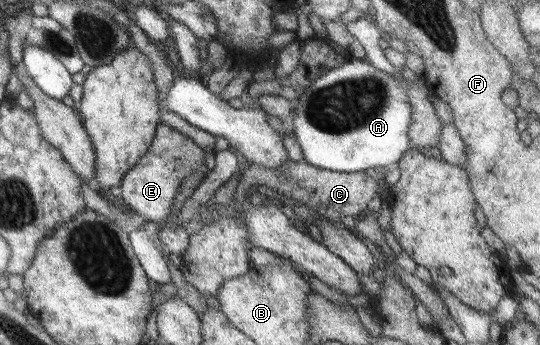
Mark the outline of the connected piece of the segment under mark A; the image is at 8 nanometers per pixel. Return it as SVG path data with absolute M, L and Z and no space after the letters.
M351 58L340 67L329 69L317 76L301 96L293 101L293 112L288 126L301 149L305 163L337 173L364 172L369 168L383 168L398 163L403 152L411 148L407 130L411 122L411 105L405 89L393 79L393 75L374 69L367 61Z

